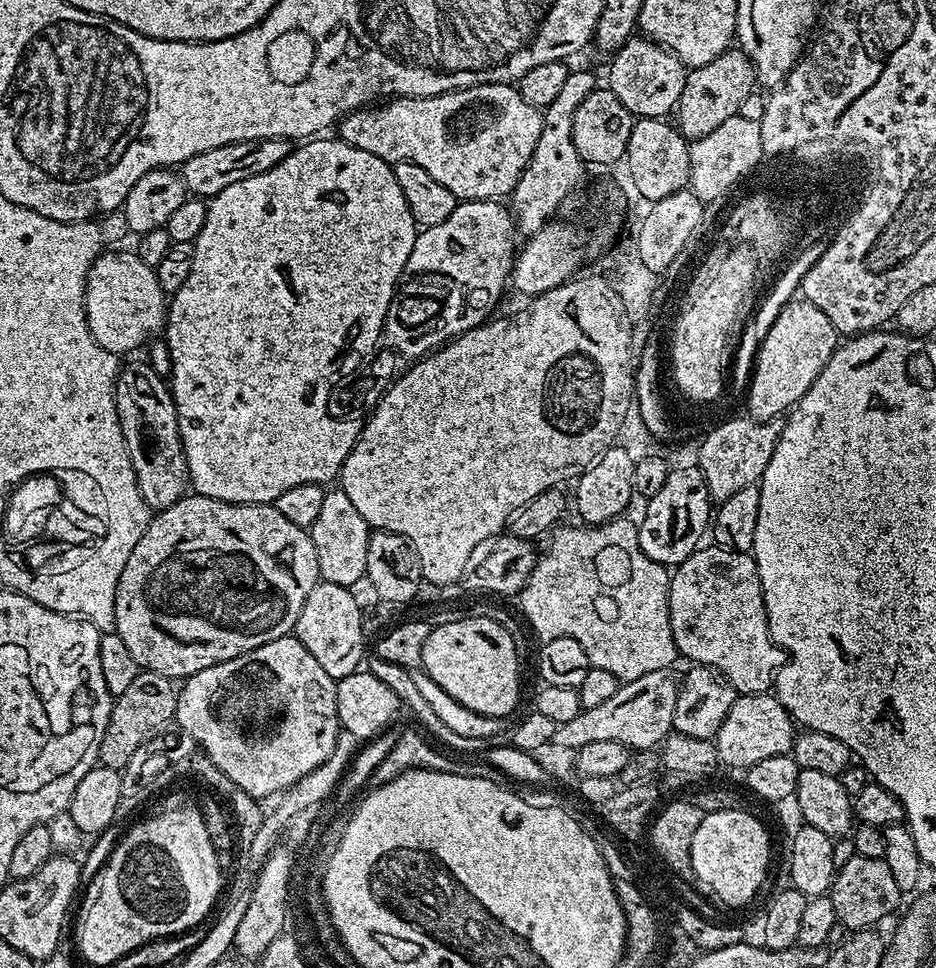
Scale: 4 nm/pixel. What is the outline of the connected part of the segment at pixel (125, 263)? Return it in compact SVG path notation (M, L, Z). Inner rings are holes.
M109 250L100 255L90 266L86 278L84 309L94 334L94 342L117 354L143 349L163 329L168 314L169 301L158 286L156 270L146 266L135 251Z

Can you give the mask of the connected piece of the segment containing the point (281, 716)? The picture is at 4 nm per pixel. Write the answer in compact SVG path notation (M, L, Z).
M292 634L278 638L274 642L266 642L266 646L258 646L238 658L230 658L226 662L206 666L206 670L198 670L198 674L187 677L178 688L175 723L182 730L186 730L186 734L194 737L199 751L208 756L214 766L226 774L230 782L237 783L246 794L255 798L283 794L292 785L297 784L303 776L310 774L310 770L322 766L322 762L326 762L326 758L330 758L330 754L334 752L334 742L342 731L338 718L336 681L330 678L330 674L326 674L326 670L322 670L322 666L318 666L318 658L314 658L314 654L310 654L310 650L306 650L306 646L302 646L302 642Z

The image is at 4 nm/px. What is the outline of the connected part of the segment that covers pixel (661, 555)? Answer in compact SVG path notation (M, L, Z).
M699 467L686 470L671 469L658 494L647 497L644 517L638 520L640 533L638 542L642 546L642 554L654 562L665 566L675 566L701 547L700 540L710 528L714 515L714 501L708 496L706 478Z

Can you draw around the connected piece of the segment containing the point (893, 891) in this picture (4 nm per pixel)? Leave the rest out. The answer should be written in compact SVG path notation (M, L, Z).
M855 856L836 870L832 877L830 895L834 902L834 914L839 927L849 933L863 932L877 927L879 920L884 920L896 907L901 907L902 894L898 890L898 882L894 882L890 874L890 866L878 858L862 858Z

